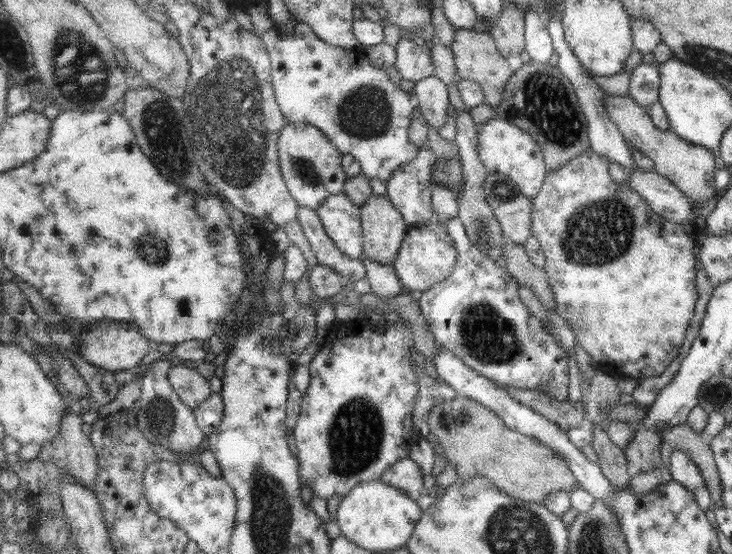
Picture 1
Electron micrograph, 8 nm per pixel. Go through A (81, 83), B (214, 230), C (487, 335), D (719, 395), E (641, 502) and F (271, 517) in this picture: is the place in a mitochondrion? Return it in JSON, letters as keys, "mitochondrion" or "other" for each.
{"A":"mitochondrion","B":"other","C":"mitochondrion","D":"mitochondrion","E":"other","F":"mitochondrion"}

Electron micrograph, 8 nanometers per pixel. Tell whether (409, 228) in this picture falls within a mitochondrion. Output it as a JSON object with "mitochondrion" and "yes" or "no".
{"mitochondrion":"no"}

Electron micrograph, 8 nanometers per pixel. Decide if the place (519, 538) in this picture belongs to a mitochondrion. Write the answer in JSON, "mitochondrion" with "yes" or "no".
{"mitochondrion":"yes"}

